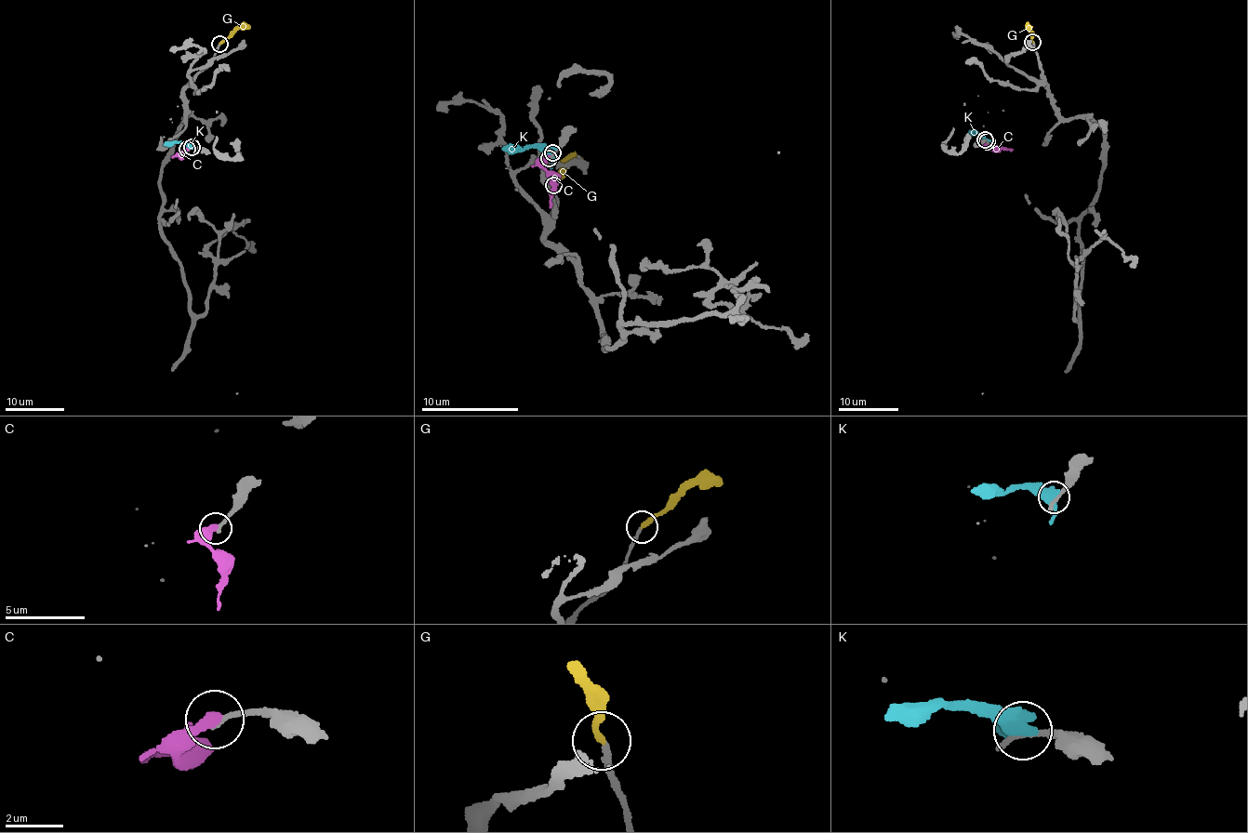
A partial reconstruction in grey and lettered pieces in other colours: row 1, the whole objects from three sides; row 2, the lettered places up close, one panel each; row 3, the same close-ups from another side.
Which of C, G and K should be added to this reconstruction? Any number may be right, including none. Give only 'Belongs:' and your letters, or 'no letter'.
Belongs: G

